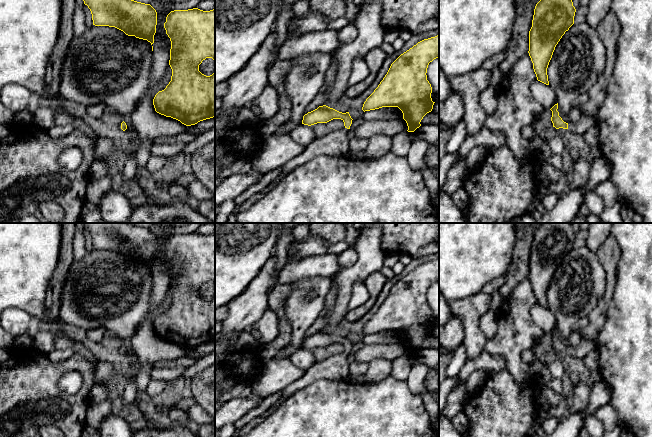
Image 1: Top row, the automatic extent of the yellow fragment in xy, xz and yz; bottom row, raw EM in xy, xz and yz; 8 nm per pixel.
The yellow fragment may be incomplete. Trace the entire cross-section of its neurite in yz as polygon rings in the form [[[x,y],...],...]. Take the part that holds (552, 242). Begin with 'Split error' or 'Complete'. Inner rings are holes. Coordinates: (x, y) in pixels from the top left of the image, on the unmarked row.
Complete. [[[540,223],[529,255],[529,280],[537,304],[549,309],[547,292],[556,269],[574,248],[572,223]]]

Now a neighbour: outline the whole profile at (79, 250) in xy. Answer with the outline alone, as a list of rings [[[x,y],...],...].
[[[76,223],[76,230],[73,240],[73,260],[78,261],[87,253],[83,235],[82,223]]]

